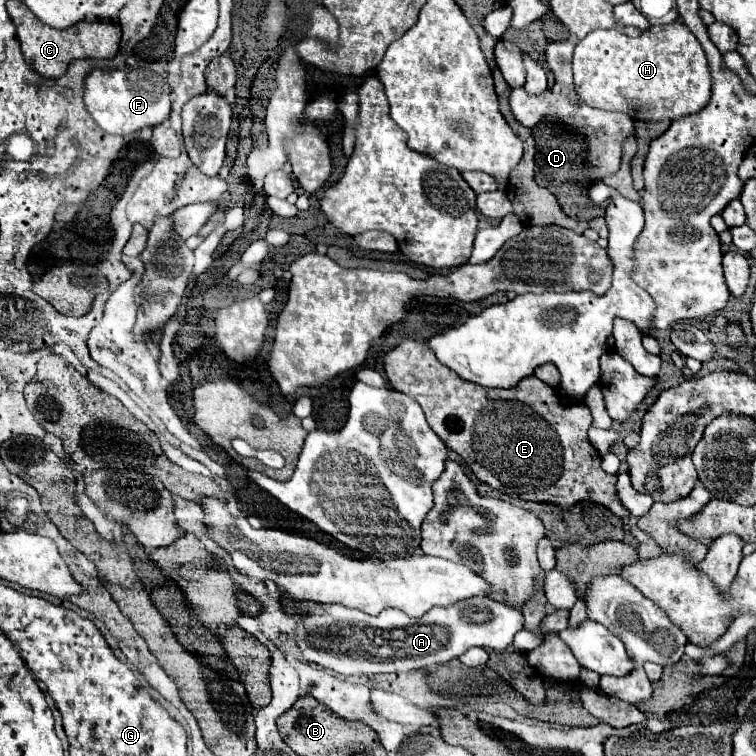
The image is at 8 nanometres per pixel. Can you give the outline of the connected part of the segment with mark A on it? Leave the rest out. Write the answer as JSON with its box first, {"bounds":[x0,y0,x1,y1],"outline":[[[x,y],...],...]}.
{"bounds":[296,598,524,676],"outline":[[[470,598],[448,608],[432,608],[420,618],[410,618],[402,610],[384,610],[378,616],[364,614],[340,604],[324,606],[324,614],[306,614],[296,642],[304,660],[316,662],[344,676],[372,676],[384,672],[428,670],[458,658],[472,646],[486,650],[506,650],[516,632],[524,628],[524,616],[488,598]]]}

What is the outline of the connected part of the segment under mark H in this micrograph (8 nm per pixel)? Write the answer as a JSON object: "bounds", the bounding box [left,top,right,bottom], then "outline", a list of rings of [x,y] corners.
{"bounds":[572,20,712,120],"outline":[[[674,20],[664,26],[650,26],[638,38],[630,38],[618,28],[594,30],[578,42],[572,64],[576,92],[588,106],[624,112],[634,120],[678,120],[700,112],[712,98],[712,72],[706,54],[694,34],[680,20]]]}

